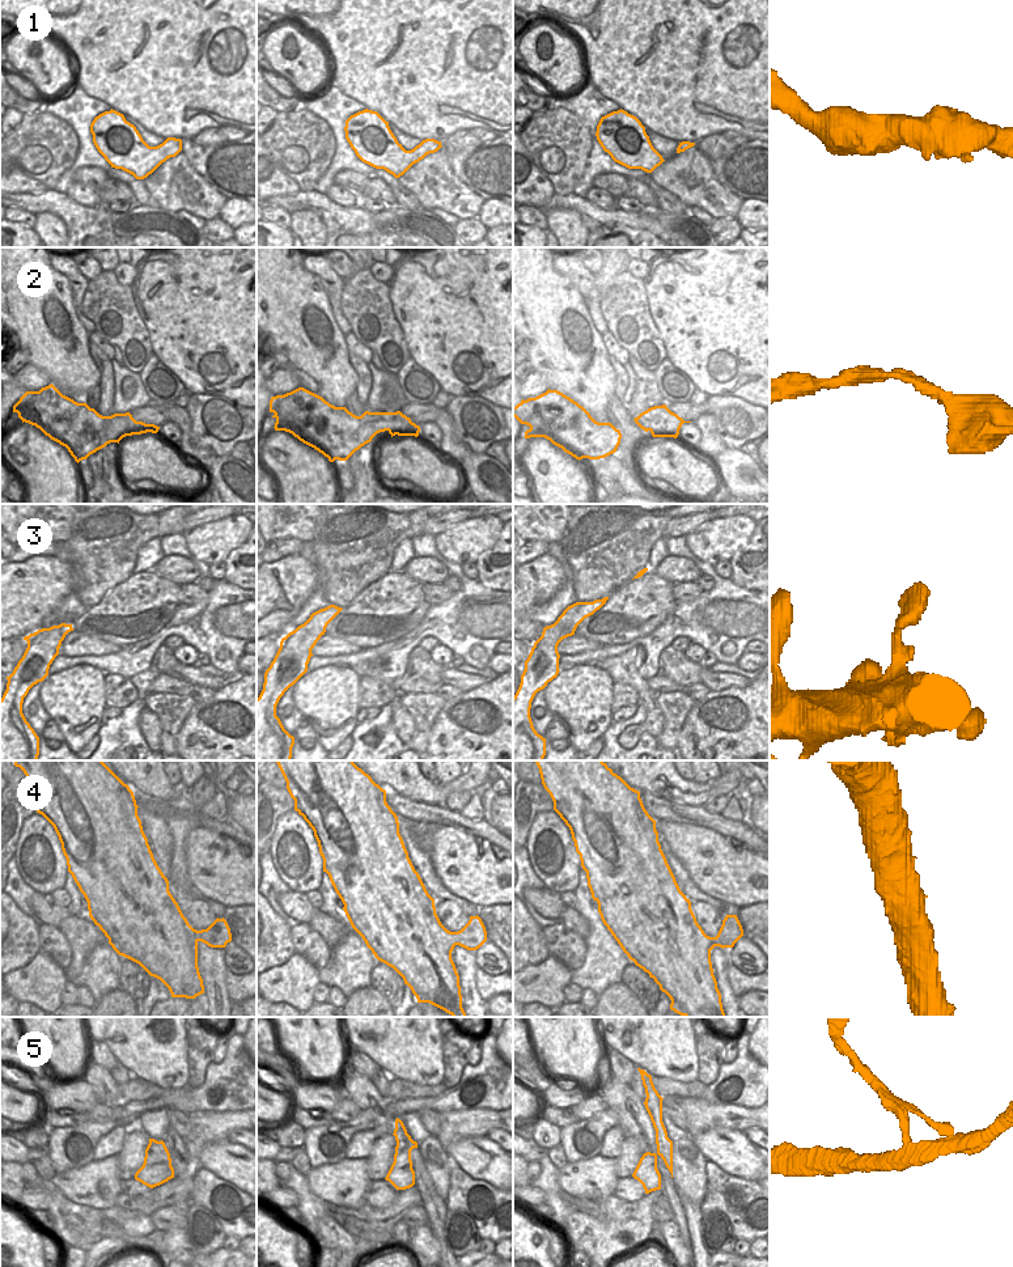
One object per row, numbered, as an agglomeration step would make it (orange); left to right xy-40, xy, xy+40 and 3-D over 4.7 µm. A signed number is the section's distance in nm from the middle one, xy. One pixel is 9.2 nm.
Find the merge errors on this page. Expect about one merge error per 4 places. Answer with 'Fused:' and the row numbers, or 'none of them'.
Fused: 5

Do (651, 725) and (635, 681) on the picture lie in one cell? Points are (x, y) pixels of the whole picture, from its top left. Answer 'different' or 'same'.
same

